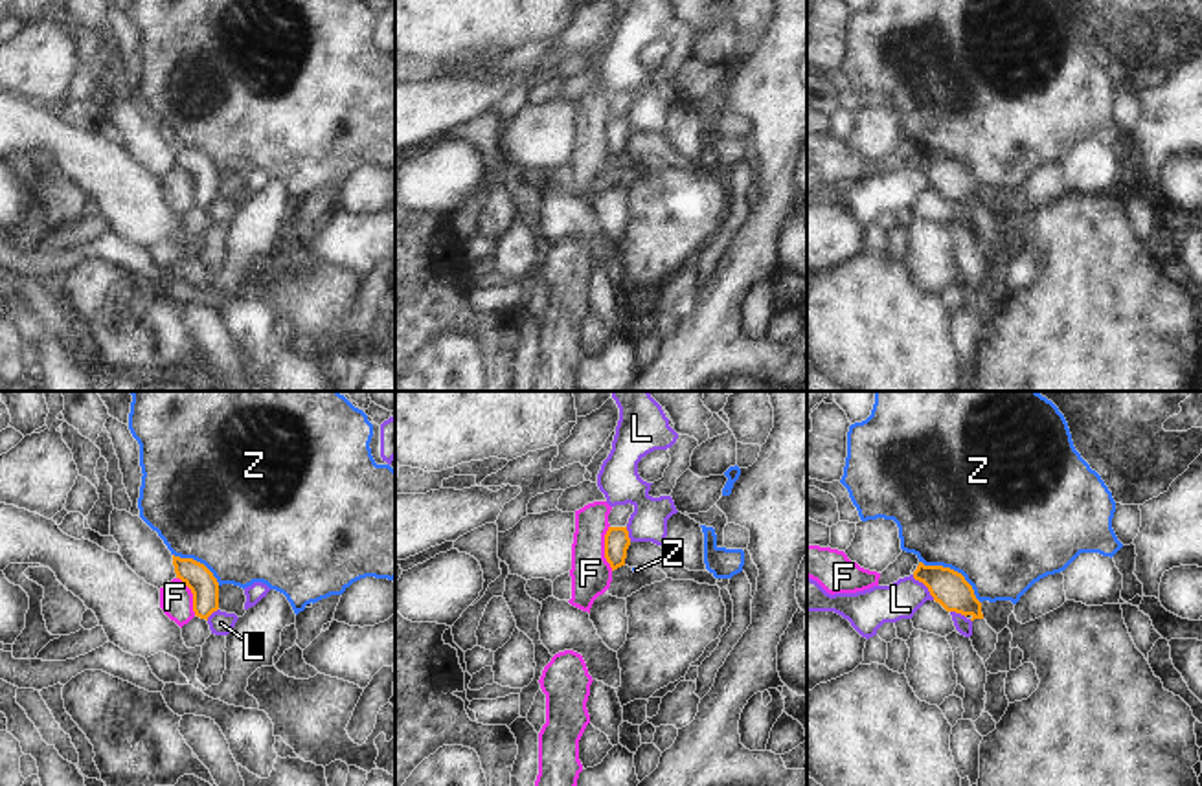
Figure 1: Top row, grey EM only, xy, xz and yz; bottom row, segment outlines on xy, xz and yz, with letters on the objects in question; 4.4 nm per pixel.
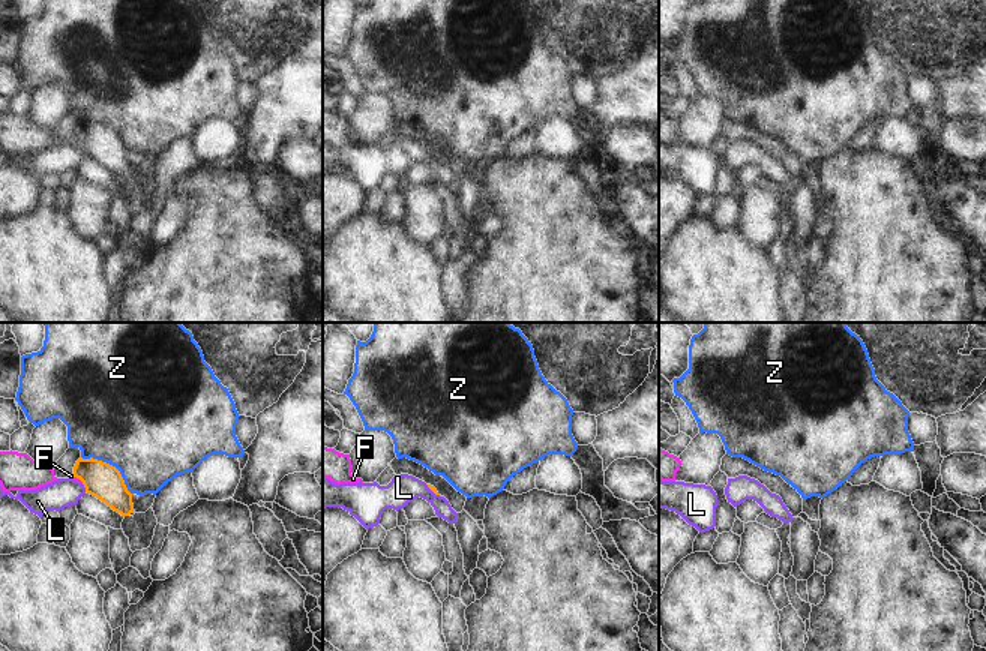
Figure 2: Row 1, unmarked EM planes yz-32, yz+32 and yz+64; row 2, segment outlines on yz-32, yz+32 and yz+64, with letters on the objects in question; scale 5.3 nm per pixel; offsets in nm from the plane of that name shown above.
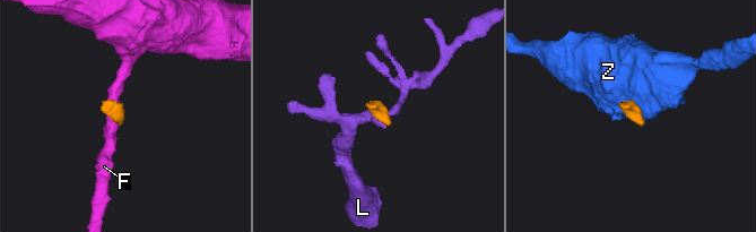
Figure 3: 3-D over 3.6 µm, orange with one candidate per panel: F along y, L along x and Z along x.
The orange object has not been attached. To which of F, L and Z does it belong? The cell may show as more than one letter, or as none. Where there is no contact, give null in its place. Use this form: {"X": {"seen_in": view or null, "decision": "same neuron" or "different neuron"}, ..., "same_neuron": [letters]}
{"F": {"seen_in": "xz", "decision": "different neuron"}, "L": {"seen_in": "yz", "decision": "different neuron"}, "Z": {"seen_in": "yz", "decision": "different neuron"}, "same_neuron": []}

